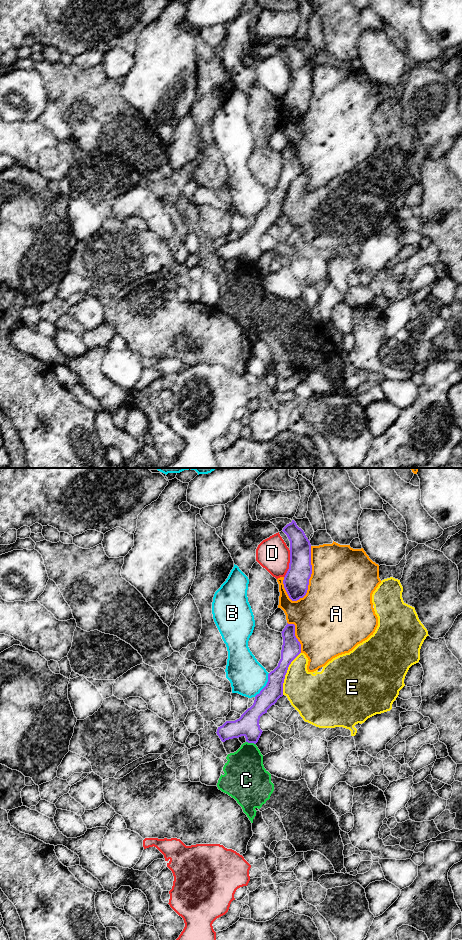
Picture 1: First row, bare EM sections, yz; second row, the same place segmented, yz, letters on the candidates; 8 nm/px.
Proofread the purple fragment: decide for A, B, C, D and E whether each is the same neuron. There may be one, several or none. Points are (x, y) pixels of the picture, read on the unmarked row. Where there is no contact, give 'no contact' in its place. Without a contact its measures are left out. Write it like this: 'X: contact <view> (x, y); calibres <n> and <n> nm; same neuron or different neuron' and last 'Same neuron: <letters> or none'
A: contact yz (310, 96); calibres 200 and 500 nm; different neuron
B: contact yz (266, 205); calibres 160 and 300 nm; different neuron
C: contact yz (251, 262); calibres 180 and 320 nm; different neuron
D: contact yz (289, 84); calibres 200 and 260 nm; different neuron
E: contact yz (286, 192); calibres 160 and 320 nm; different neuron
Same neuron: none

